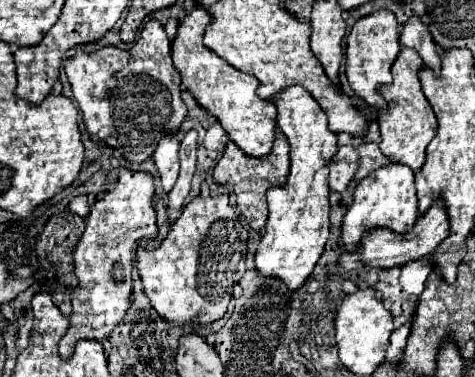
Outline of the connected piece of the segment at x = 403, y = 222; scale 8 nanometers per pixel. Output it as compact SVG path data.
M389 164L365 176L353 194L353 204L349 206L347 214L343 216L341 224L341 244L345 252L357 252L363 234L375 228L389 228L397 234L407 234L417 220L417 190L415 190L415 176L409 166L403 164Z

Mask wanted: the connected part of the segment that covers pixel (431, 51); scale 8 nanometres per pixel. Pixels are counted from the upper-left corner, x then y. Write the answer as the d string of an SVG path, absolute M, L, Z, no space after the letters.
M415 16L403 26L401 30L401 44L407 48L415 48L419 52L419 56L423 58L425 66L431 68L437 76L439 76L439 68L441 68L441 58L437 52L437 46L427 30L427 26Z

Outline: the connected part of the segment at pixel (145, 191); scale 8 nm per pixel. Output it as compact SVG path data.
M121 168L119 180L111 192L99 196L87 216L87 228L75 248L75 274L79 286L73 290L73 314L71 326L59 342L59 354L63 360L71 358L77 340L103 342L119 326L131 306L131 268L135 250L143 238L153 240L157 236L155 210L153 210L153 176L147 172L131 172Z

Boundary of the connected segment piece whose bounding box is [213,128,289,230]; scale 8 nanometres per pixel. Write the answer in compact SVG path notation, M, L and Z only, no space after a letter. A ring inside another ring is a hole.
M277 128L277 138L275 138L275 144L273 144L273 150L269 156L265 156L265 158L247 156L233 142L229 142L213 170L213 180L217 184L233 186L233 192L237 194L237 208L253 230L263 230L265 222L267 222L265 192L273 186L283 186L287 182L287 176L289 176L289 144L287 144L285 136L279 132L279 128Z

